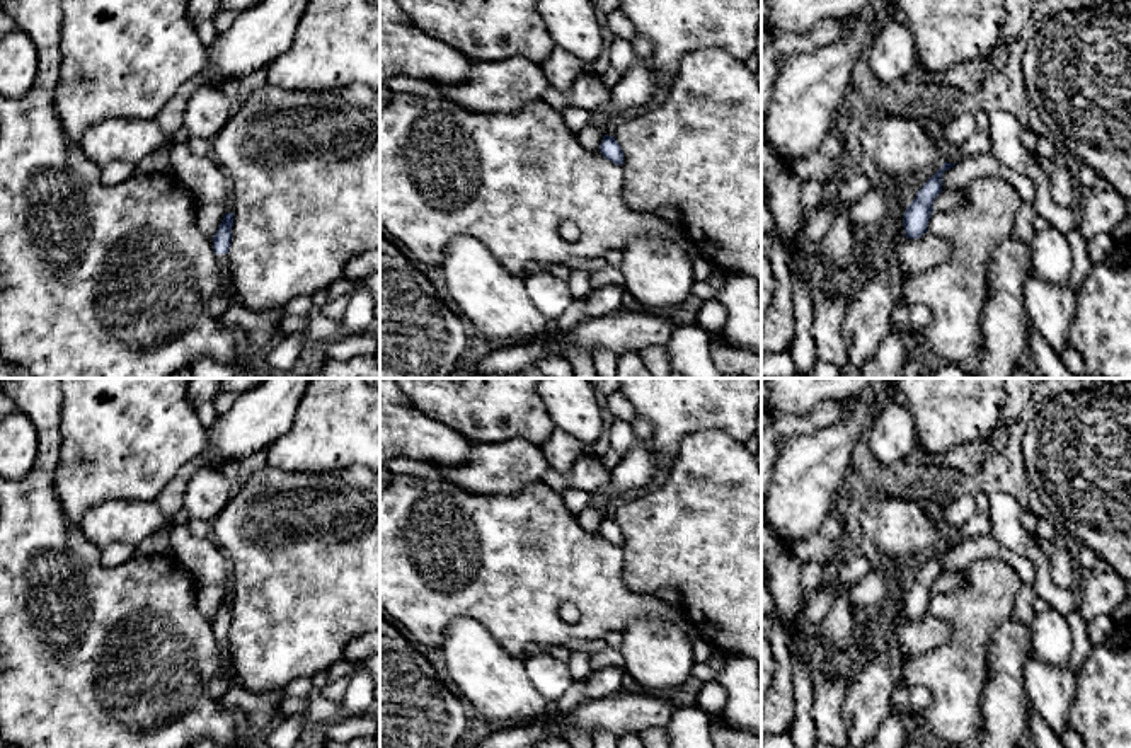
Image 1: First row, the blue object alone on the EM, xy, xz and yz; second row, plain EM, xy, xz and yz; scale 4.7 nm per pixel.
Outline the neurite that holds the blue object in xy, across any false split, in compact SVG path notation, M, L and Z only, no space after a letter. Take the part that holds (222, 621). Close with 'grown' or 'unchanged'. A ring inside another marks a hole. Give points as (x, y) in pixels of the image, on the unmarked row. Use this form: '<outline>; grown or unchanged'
M225 595L221 605L218 607L216 615L211 620L213 634L228 665L233 665L228 649L228 637L227 637L232 622L232 608L233 608L233 595Z; grown

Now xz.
M605 516L601 525L600 525L600 532L598 532L606 542L610 542L611 545L622 547L623 545L623 533L620 530L620 526L615 523L613 518Z; unchanged

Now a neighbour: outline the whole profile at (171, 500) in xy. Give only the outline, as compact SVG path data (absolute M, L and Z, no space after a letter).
M196 457L187 462L174 479L157 496L155 503L167 516L167 525L135 545L135 555L172 555L170 530L174 526L174 515L184 508L184 492L191 477L206 465L211 465L211 458Z

